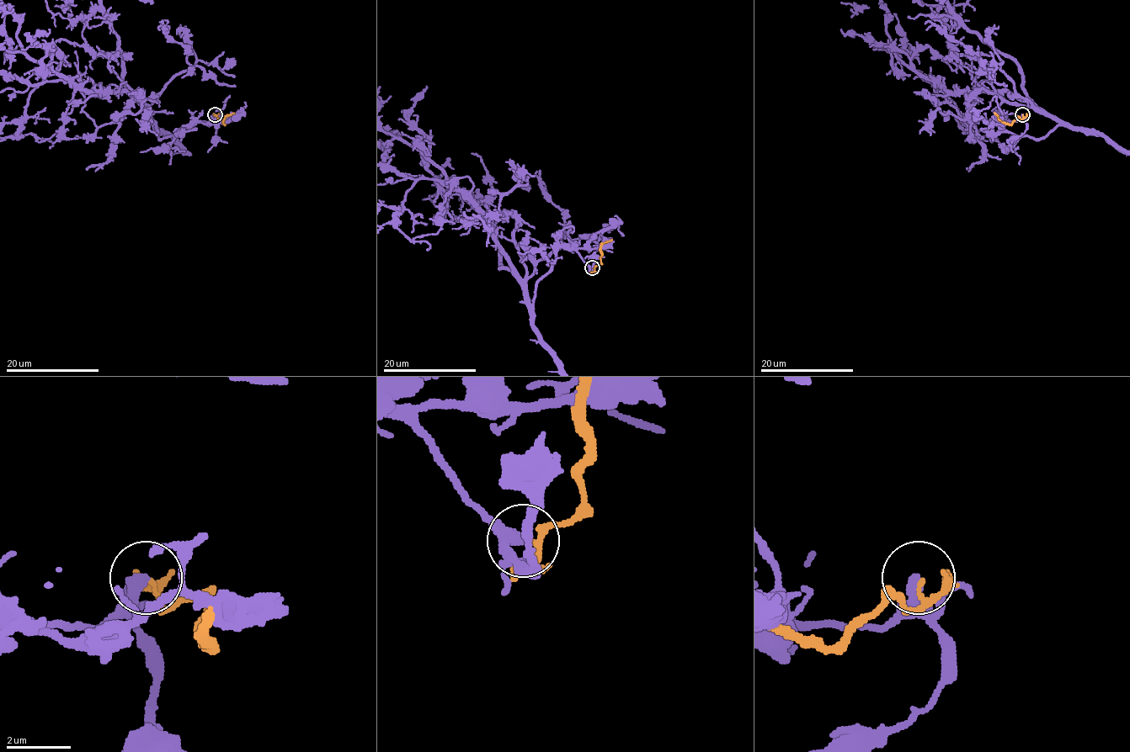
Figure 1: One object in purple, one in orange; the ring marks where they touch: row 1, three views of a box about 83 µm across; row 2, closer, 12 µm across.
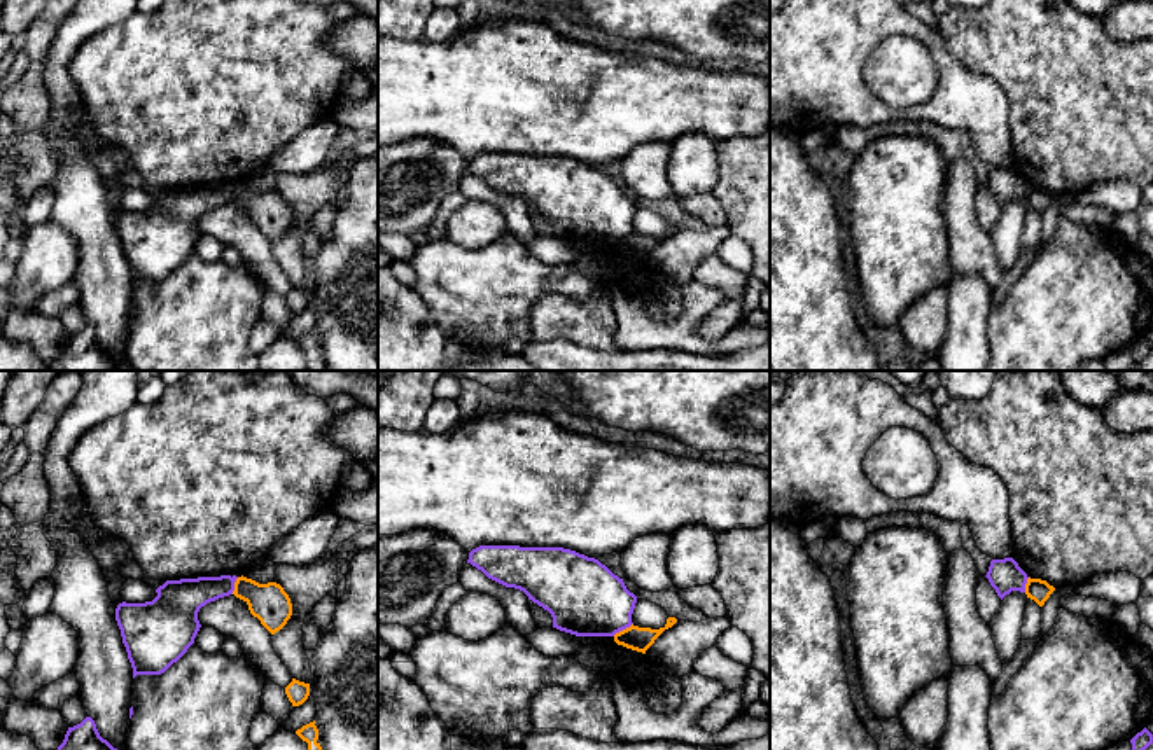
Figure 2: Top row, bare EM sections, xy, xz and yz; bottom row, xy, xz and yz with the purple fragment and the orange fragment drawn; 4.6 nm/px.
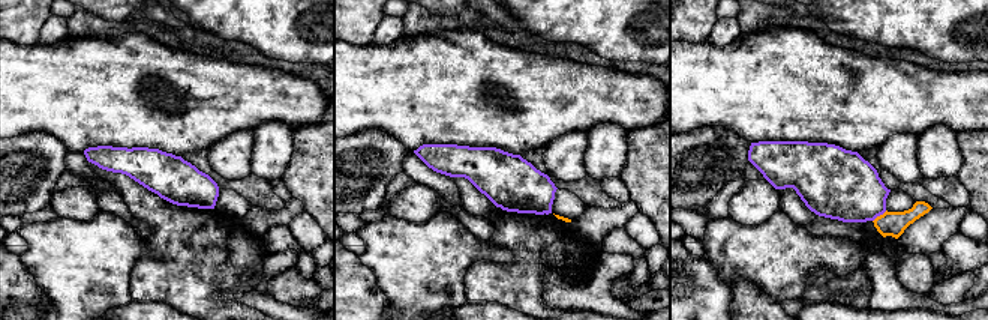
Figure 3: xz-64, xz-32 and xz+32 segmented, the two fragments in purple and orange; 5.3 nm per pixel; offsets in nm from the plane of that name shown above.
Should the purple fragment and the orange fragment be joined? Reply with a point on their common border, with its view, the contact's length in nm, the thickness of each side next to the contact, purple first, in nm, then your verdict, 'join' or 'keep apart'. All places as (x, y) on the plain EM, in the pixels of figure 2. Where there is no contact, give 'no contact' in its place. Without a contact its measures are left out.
xz (621, 238) | 110 nm | 340/110 nm | keep apart

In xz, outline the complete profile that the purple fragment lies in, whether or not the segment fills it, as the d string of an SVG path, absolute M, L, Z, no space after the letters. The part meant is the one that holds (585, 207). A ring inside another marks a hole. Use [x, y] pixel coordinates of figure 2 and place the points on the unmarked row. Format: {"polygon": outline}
{"polygon": "M479 154L467 171L523 199L551 222L560 240L614 245L633 233L637 205L595 166L563 156Z"}

